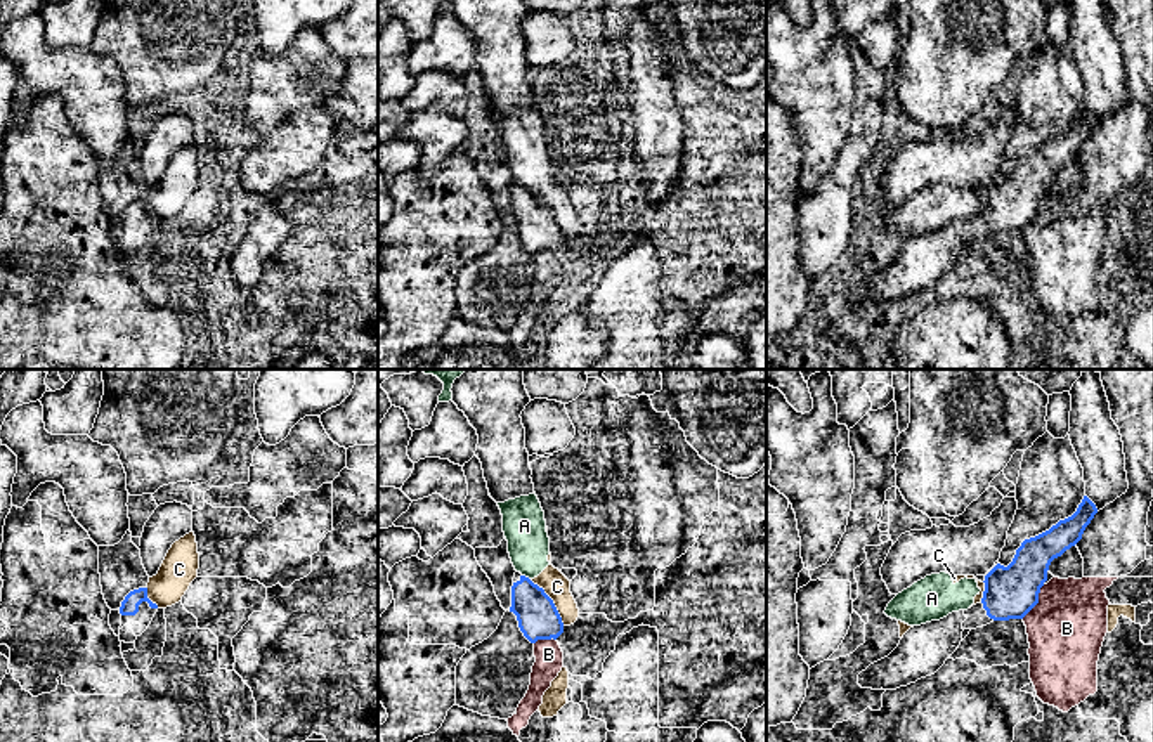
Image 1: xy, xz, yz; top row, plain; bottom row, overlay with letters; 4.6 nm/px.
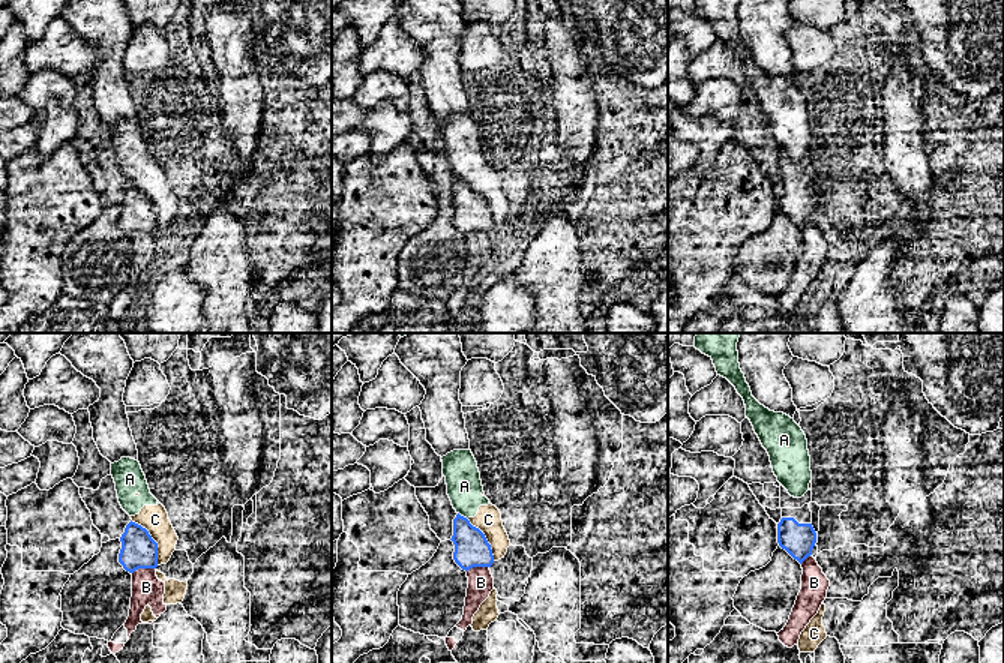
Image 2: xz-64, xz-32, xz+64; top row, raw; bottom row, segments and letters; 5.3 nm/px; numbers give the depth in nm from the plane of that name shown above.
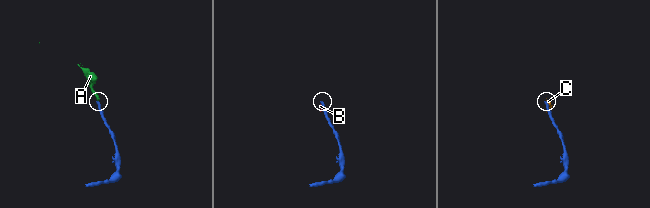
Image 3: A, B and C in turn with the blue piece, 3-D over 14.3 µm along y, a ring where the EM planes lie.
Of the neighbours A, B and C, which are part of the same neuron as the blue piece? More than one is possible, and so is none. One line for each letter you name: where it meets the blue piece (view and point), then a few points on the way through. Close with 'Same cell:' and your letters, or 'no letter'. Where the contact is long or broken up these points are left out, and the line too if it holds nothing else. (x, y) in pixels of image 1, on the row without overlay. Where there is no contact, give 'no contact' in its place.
Same cell: no letter

